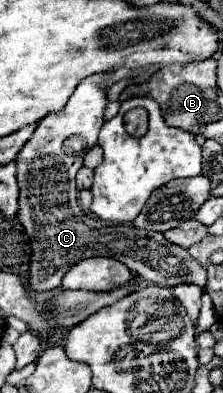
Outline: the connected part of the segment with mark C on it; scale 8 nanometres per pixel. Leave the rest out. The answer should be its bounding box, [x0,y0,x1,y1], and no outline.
[17,73,205,291]

